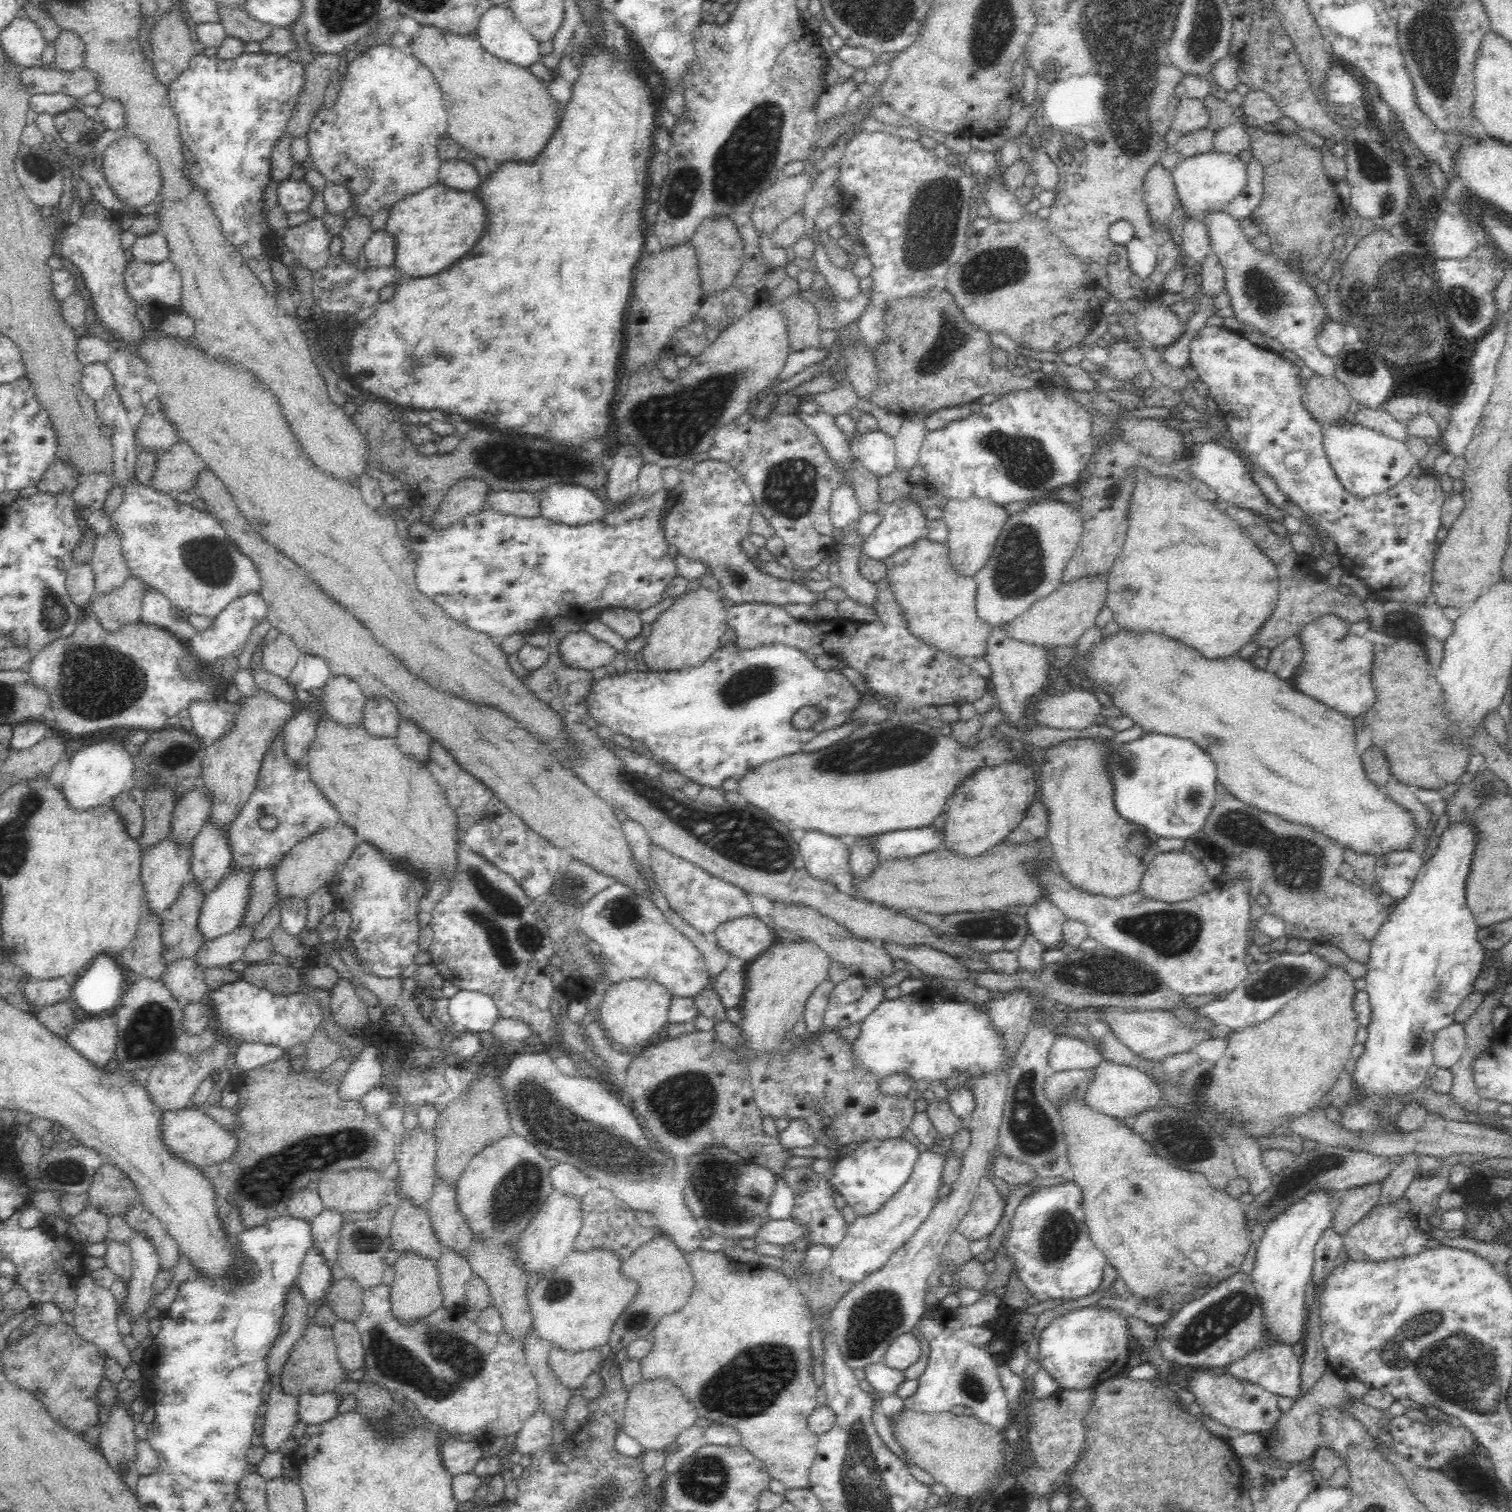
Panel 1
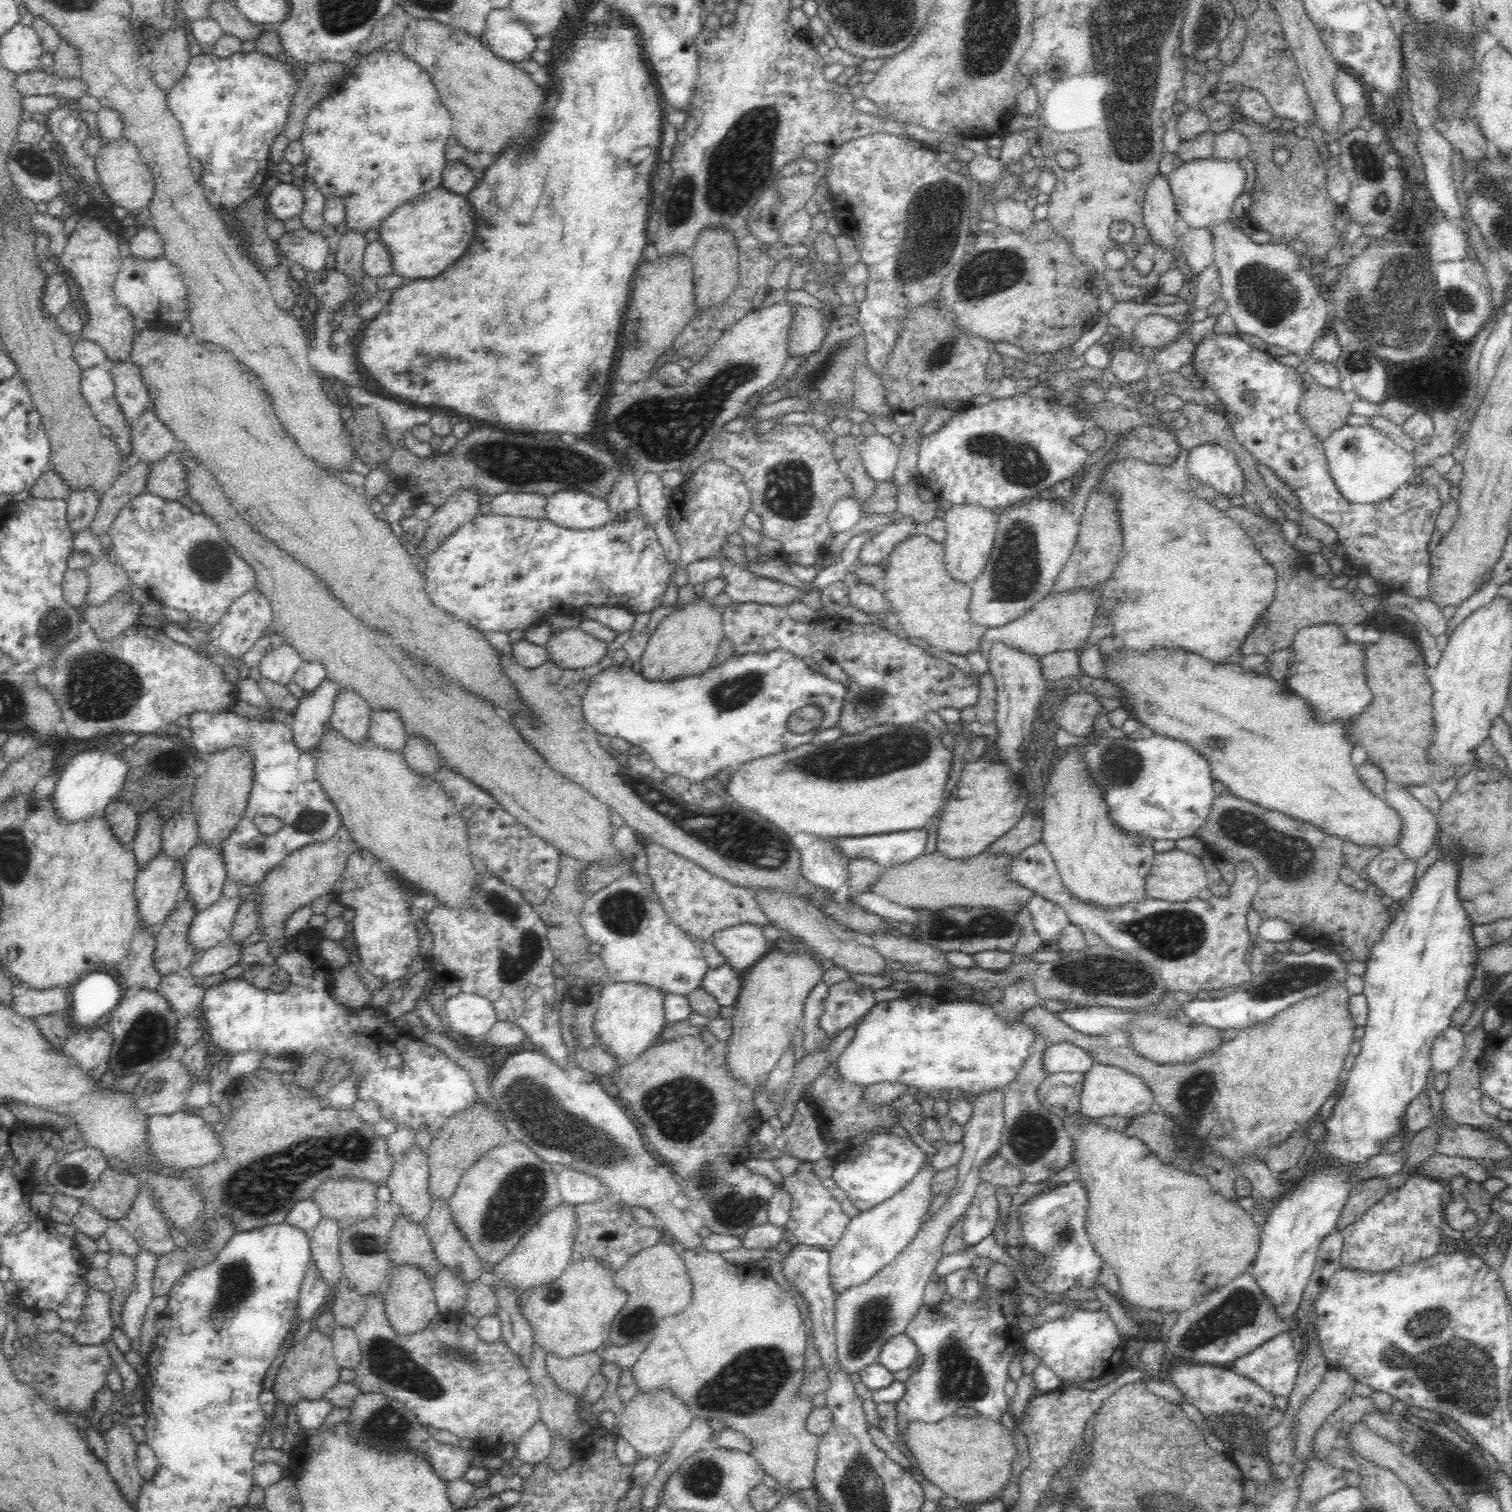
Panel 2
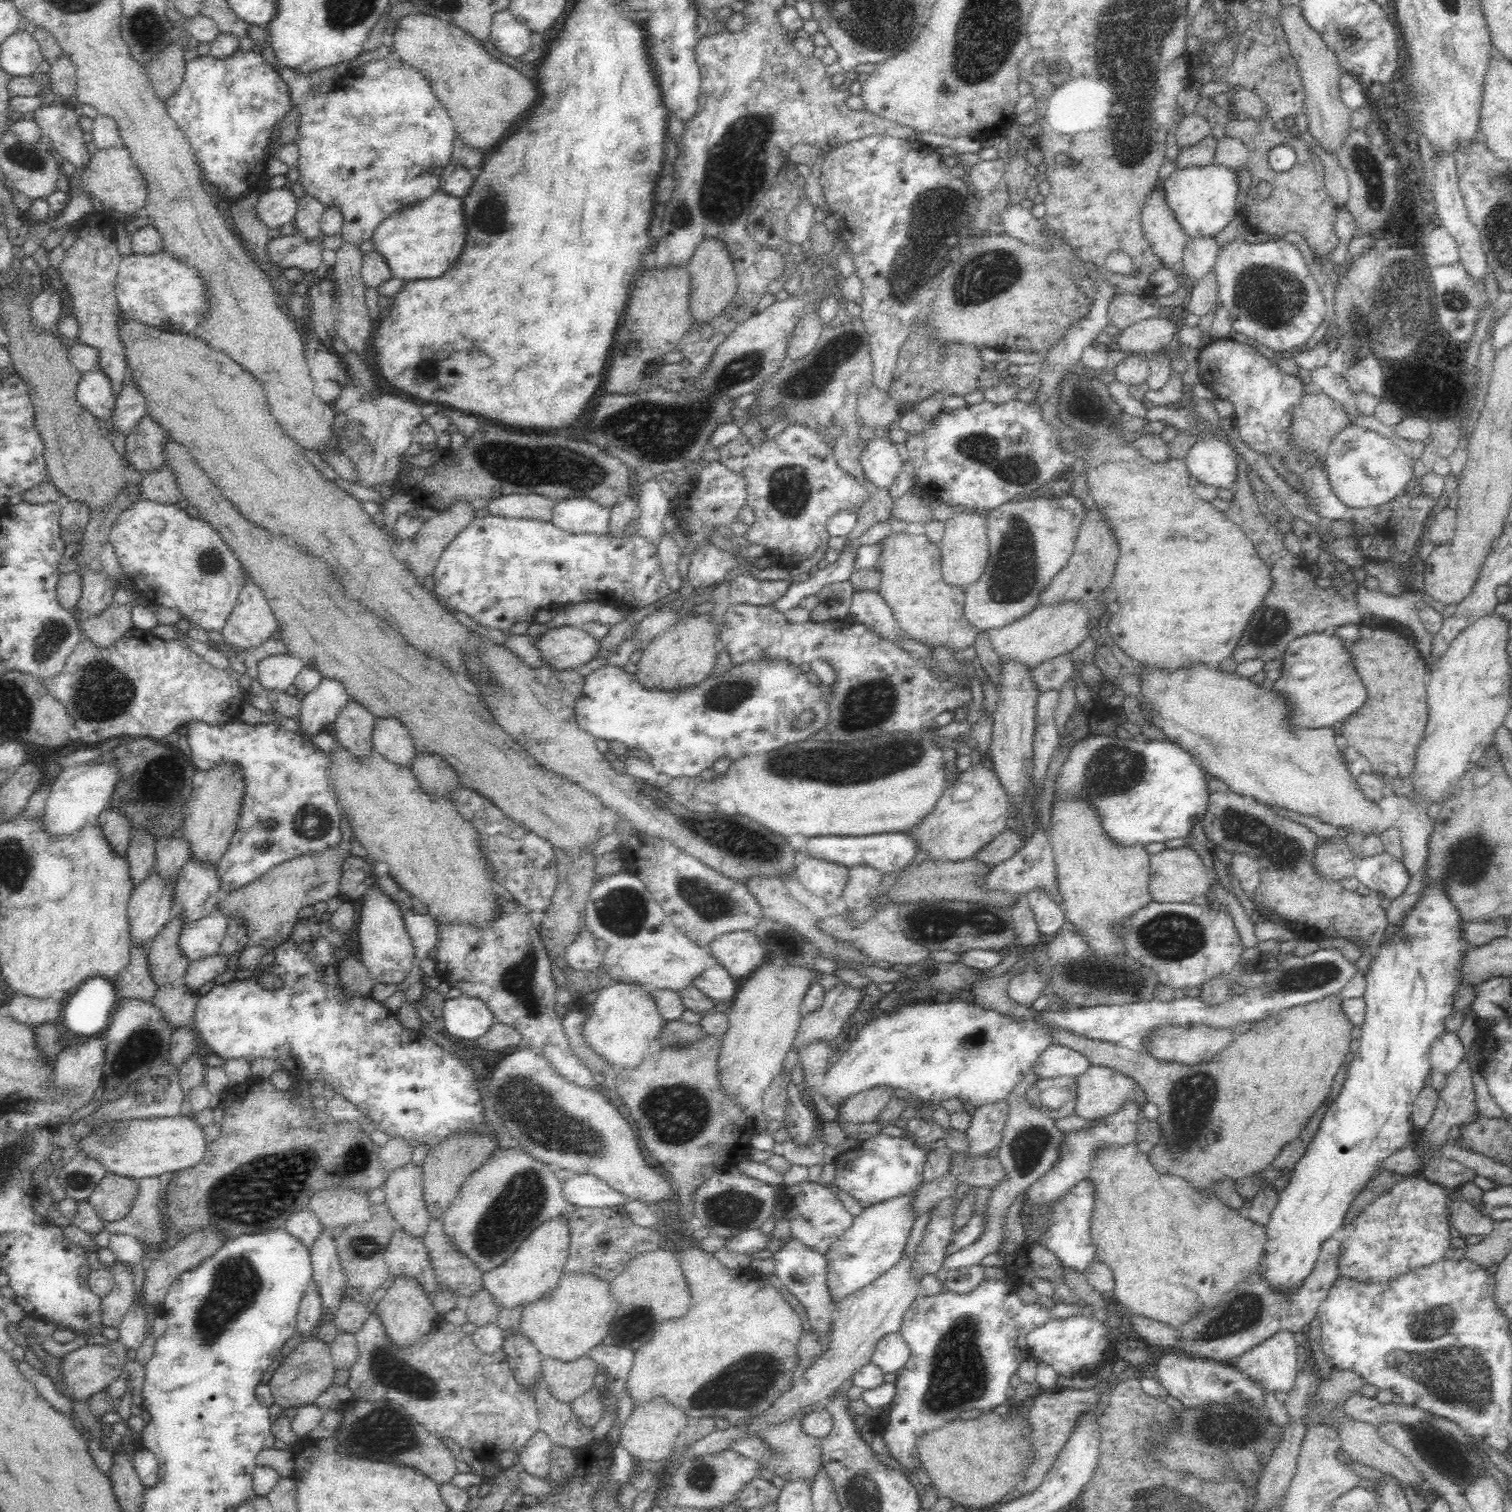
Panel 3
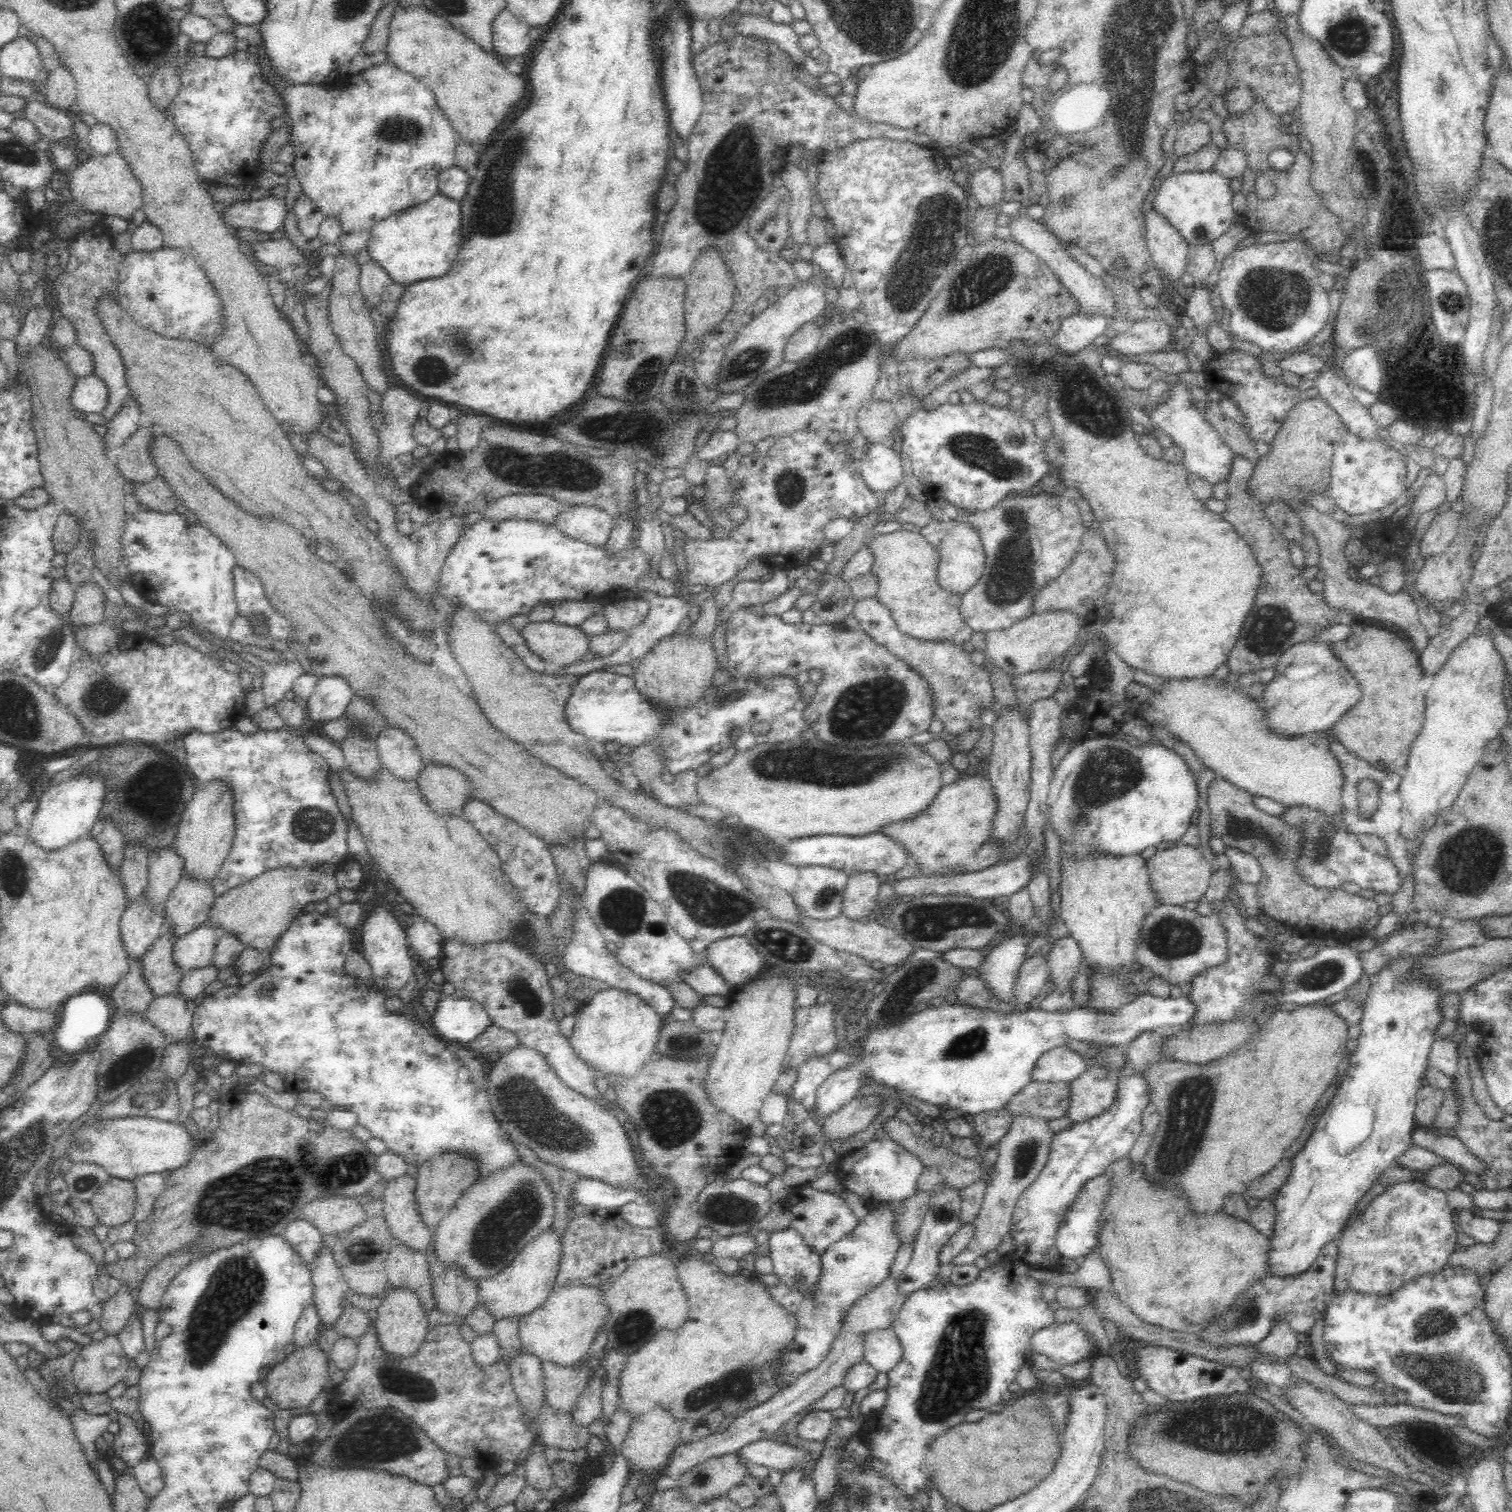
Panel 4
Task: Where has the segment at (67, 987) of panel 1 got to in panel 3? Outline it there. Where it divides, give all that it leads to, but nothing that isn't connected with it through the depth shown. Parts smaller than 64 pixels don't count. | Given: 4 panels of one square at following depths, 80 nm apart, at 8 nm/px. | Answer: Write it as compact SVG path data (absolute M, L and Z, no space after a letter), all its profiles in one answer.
M16 995L9 1000L9 1004L3 1010L13 1020L20 1021L21 1024L26 1024L33 1028L40 1024L56 1022L62 1007L64 1006L58 999L35 1000L34 998Z

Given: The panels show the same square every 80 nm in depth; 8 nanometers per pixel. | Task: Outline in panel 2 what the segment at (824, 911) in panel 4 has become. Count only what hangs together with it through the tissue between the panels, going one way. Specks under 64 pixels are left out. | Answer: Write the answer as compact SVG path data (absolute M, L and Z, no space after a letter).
M814 839L800 852L800 870L808 883L830 892L836 892L847 882L849 860L844 853L838 853L826 843L826 839Z

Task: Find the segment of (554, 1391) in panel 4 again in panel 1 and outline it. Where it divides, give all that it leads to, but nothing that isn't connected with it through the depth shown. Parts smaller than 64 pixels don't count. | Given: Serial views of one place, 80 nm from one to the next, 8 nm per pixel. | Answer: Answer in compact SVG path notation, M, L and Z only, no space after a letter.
M554 1347L550 1351L548 1364L562 1385L578 1392L588 1376L598 1370L601 1357L598 1347L573 1353Z

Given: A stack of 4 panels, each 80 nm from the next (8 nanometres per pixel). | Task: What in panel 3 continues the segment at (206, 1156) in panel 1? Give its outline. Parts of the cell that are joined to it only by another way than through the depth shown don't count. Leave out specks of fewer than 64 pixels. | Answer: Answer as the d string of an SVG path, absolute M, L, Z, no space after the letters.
M178 1115L175 1117L148 1117L124 1120L124 1126L118 1126L116 1138L111 1138L106 1130L97 1130L72 1144L78 1148L78 1153L86 1157L98 1159L107 1173L131 1179L159 1176L164 1172L190 1168L205 1158L208 1144L202 1135L202 1126L194 1120Z

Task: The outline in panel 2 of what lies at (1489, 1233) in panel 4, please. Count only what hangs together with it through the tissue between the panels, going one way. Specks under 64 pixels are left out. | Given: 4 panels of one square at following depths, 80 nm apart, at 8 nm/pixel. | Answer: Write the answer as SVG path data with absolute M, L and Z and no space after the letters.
M1454 1177L1450 1181L1451 1194L1450 1202L1444 1206L1445 1224L1449 1224L1453 1230L1472 1230L1478 1226L1476 1213L1468 1207L1468 1202L1464 1199L1462 1192L1469 1182L1466 1177Z

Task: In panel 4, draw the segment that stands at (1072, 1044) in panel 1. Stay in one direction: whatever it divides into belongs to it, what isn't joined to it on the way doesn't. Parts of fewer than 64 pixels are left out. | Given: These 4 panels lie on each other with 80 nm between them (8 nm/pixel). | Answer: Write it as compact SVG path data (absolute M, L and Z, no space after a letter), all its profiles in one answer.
M1066 1048L1045 1052L1035 1063L1031 1080L1041 1083L1067 1082L1078 1078L1086 1070L1082 1055Z

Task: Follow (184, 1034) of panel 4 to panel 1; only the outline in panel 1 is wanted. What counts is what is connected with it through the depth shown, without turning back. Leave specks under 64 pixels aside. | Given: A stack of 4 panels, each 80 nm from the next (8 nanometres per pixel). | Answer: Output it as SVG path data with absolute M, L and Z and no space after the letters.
M193 958L174 961L162 974L161 982L183 1007L206 1000L210 990L205 984L204 972Z

